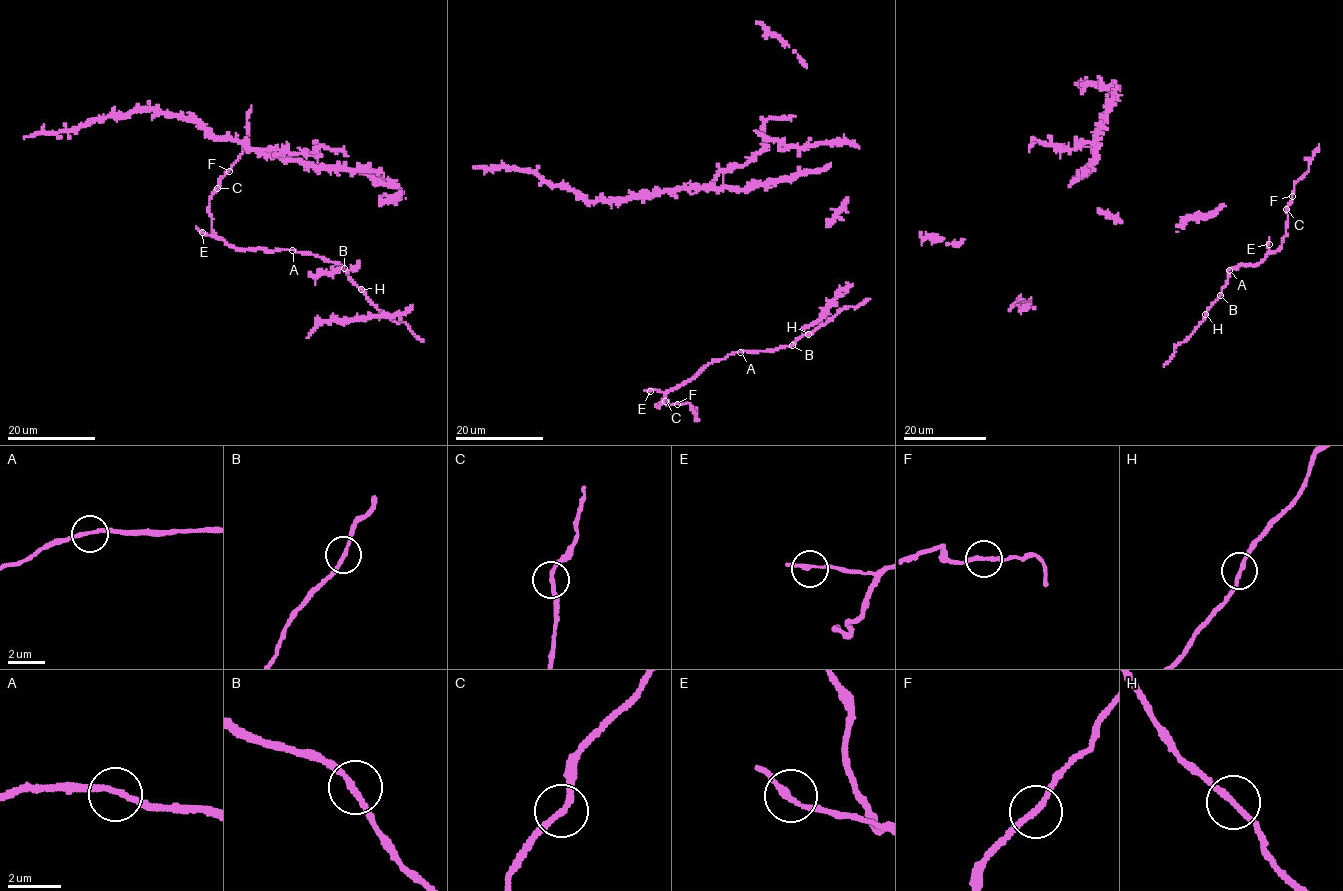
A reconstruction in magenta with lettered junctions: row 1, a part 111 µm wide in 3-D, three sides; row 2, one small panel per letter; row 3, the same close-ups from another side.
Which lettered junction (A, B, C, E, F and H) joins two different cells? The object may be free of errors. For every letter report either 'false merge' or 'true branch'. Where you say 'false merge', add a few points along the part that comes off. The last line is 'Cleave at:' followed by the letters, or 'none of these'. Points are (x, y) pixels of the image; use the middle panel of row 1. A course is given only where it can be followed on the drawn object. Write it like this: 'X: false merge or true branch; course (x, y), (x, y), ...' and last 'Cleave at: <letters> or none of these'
A: true branch
B: true branch
C: true branch
E: true branch
F: true branch
H: true branch
Cleave at: none of these

